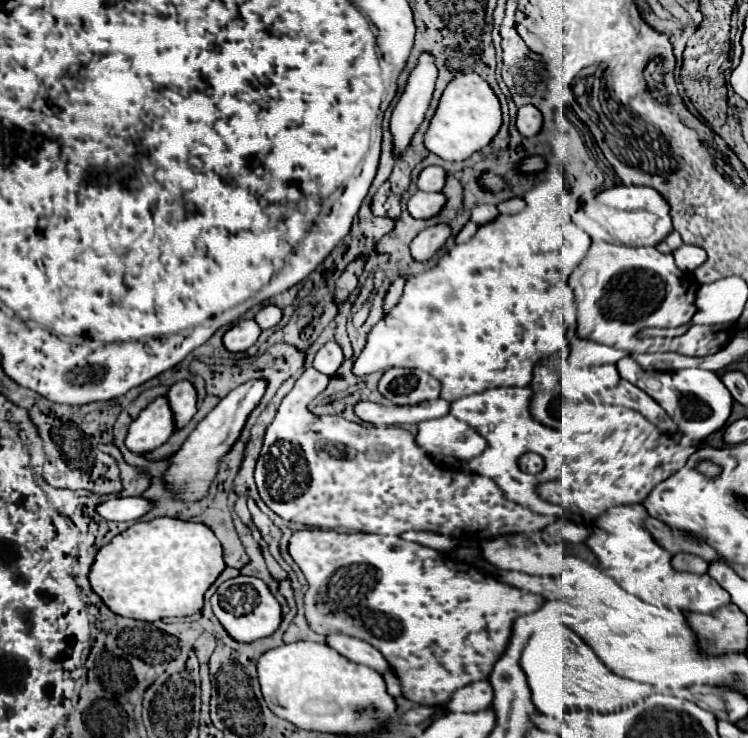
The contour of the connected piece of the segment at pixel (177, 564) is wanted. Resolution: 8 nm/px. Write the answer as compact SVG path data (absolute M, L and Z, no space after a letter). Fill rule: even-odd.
M164 516L150 522L136 522L126 532L118 534L110 544L102 546L90 572L90 584L114 614L154 622L168 616L180 618L200 612L204 604L204 592L210 588L210 584L214 584L224 568L226 564L222 560L222 546L208 526Z

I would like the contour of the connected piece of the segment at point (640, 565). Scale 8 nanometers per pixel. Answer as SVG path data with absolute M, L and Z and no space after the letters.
M630 504L614 506L592 522L592 534L586 538L586 546L598 558L602 572L614 578L626 592L656 606L684 612L714 612L720 606L726 606L730 594L726 594L726 590L708 574L678 572L670 566L672 554L658 546L648 530L644 530L642 522L646 518L648 514L642 504Z

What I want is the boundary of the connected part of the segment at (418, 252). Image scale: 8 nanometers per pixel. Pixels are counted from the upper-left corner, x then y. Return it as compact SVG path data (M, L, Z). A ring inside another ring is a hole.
M436 224L432 228L422 230L410 244L412 258L416 262L428 262L450 238L450 228L446 224Z

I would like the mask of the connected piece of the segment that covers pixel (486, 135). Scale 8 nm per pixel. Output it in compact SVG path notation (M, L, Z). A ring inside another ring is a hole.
M462 74L450 82L440 98L438 110L426 130L424 144L442 160L462 162L490 144L502 126L502 110L492 88L478 74Z

